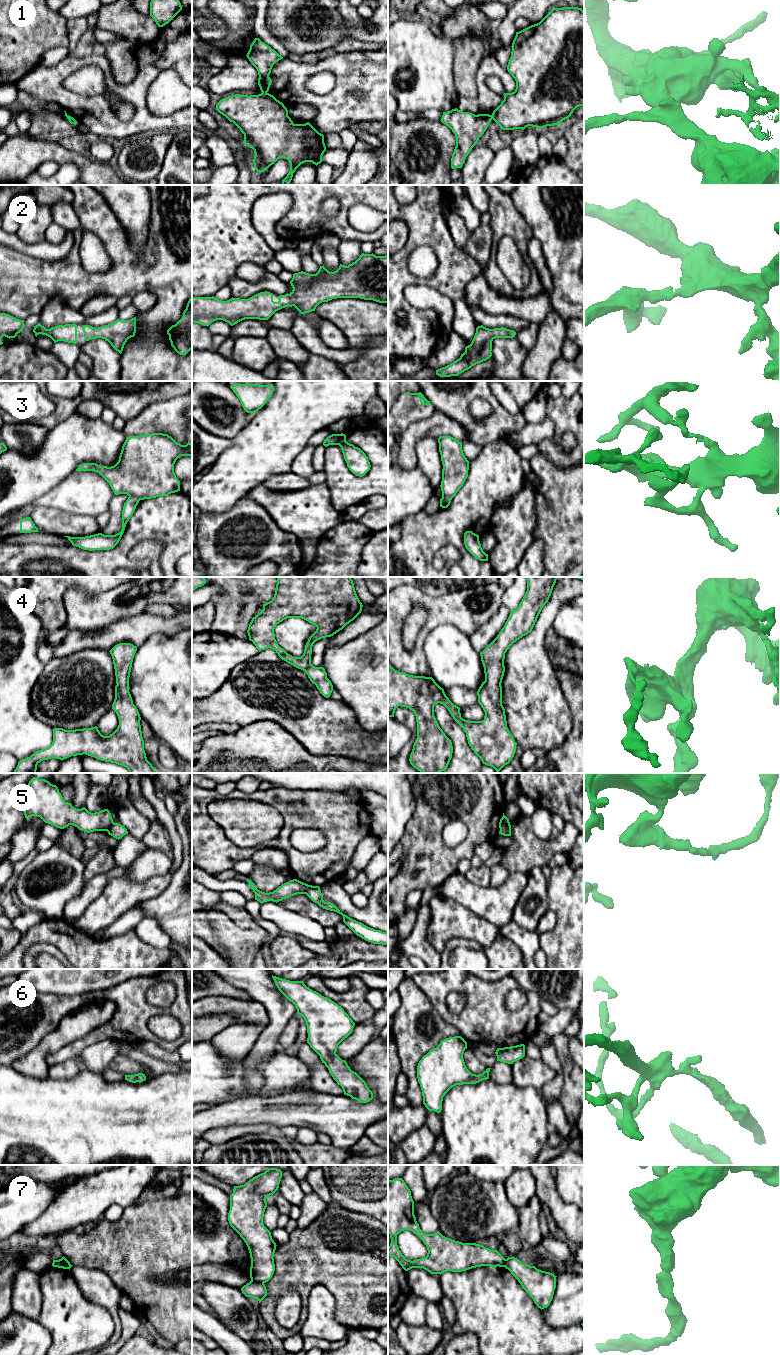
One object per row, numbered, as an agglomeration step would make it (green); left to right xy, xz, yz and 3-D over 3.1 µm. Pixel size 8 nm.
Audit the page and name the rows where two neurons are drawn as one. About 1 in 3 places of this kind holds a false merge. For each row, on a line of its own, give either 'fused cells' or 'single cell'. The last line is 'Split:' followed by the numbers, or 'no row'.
1: fused cells
2: single cell
3: single cell
4: single cell
5: fused cells
6: single cell
7: fused cells
Split: 1, 5, 7

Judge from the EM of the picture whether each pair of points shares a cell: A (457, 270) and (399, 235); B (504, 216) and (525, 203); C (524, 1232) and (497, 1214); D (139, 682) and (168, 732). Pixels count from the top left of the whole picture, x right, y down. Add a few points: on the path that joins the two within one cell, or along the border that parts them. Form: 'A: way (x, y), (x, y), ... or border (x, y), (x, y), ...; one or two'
A: border (399, 218), (406, 223), (408, 237), (398, 251); two
B: border (509, 195), (513, 206), (529, 229); two
C: border (519, 1210), (519, 1224), (515, 1229); two
D: way (151, 694), (168, 711), (168, 720); one

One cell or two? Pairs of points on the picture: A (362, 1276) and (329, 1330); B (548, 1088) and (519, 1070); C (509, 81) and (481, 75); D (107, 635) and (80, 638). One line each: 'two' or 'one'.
A: two
B: two
C: one
D: one

